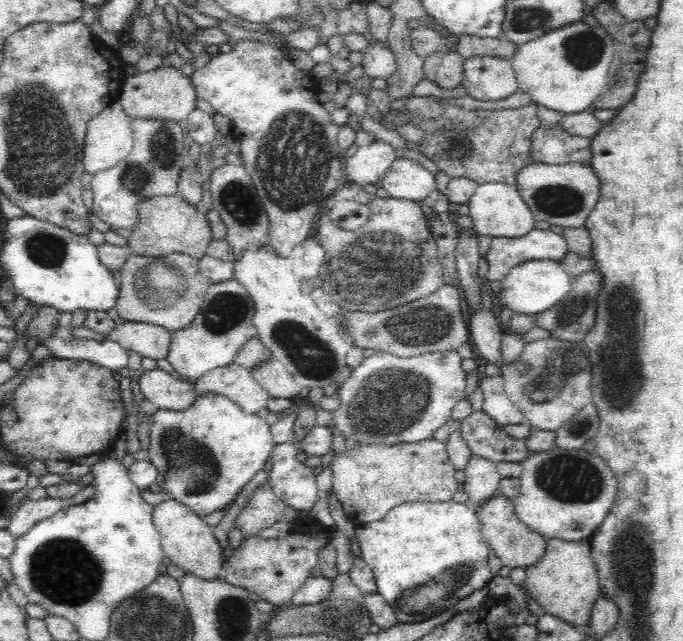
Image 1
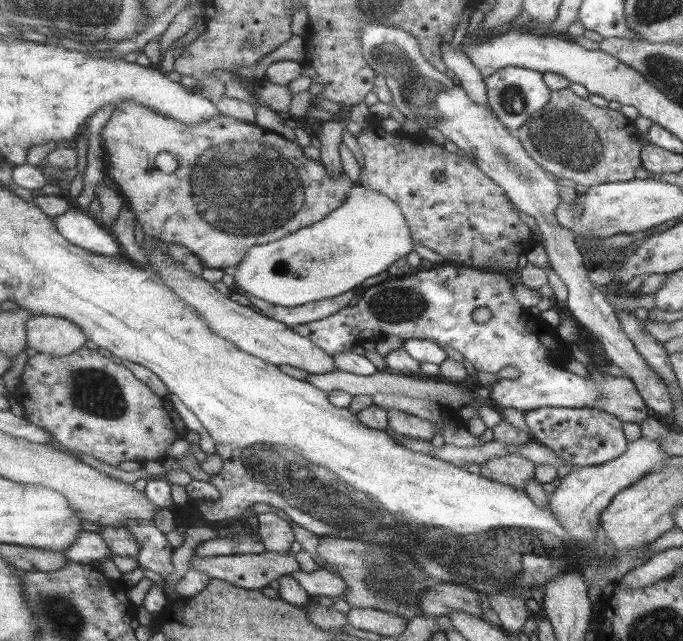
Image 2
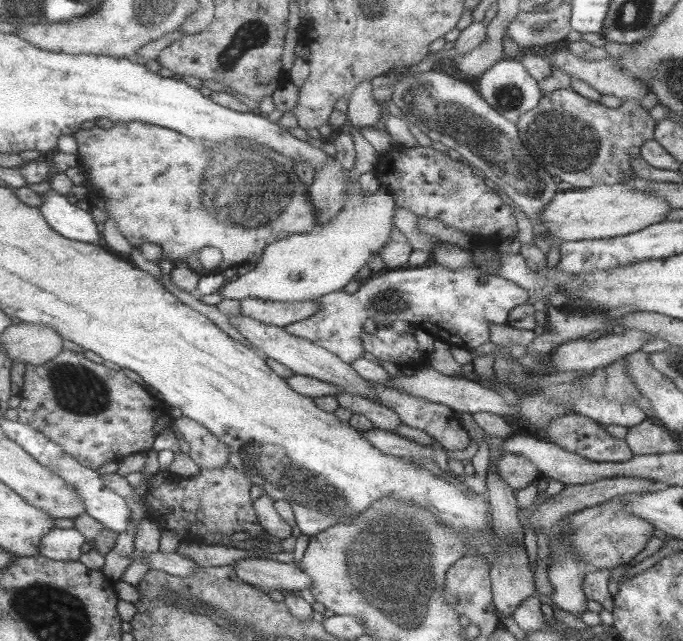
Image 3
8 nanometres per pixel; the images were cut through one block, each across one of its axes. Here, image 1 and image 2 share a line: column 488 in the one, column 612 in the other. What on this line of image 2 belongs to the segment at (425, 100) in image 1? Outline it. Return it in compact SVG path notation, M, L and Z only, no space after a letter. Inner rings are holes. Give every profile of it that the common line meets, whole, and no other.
M569 87L550 91L549 100L535 111L530 118L514 131L529 158L543 170L556 177L572 180L580 188L596 184L616 183L634 178L635 169L640 165L642 140L646 134L639 133L634 122L621 111L608 107L597 107L573 93Z

